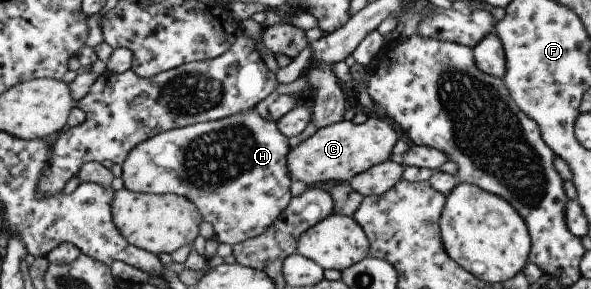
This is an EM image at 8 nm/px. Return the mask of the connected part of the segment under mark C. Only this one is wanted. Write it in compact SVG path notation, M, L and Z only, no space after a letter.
M381 116L370 117L365 123L357 125L352 120L340 121L339 123L319 128L311 137L303 140L297 146L293 146L288 155L288 168L293 181L302 181L306 187L327 183L327 181L350 182L354 177L371 169L375 164L383 163L389 159L391 149L399 141L399 133L391 125L391 121L381 119Z

